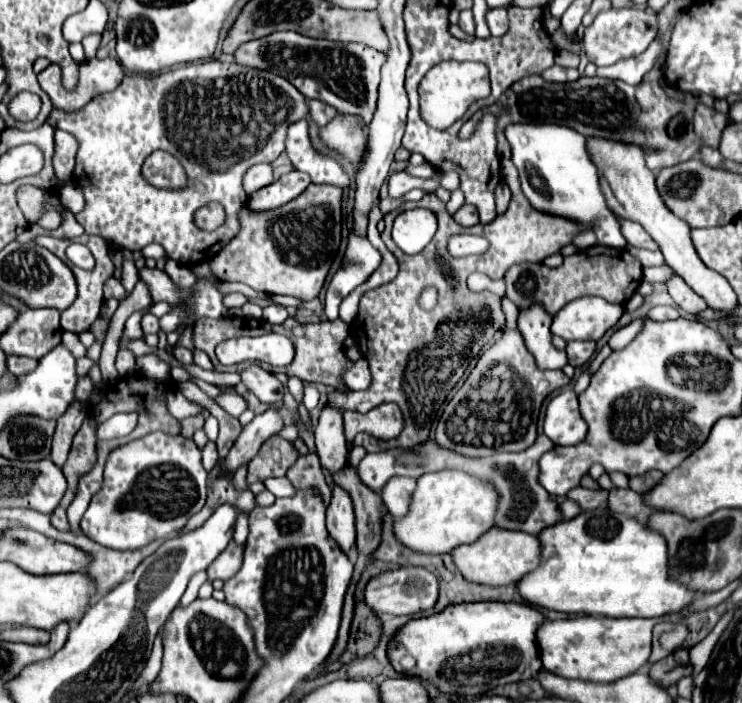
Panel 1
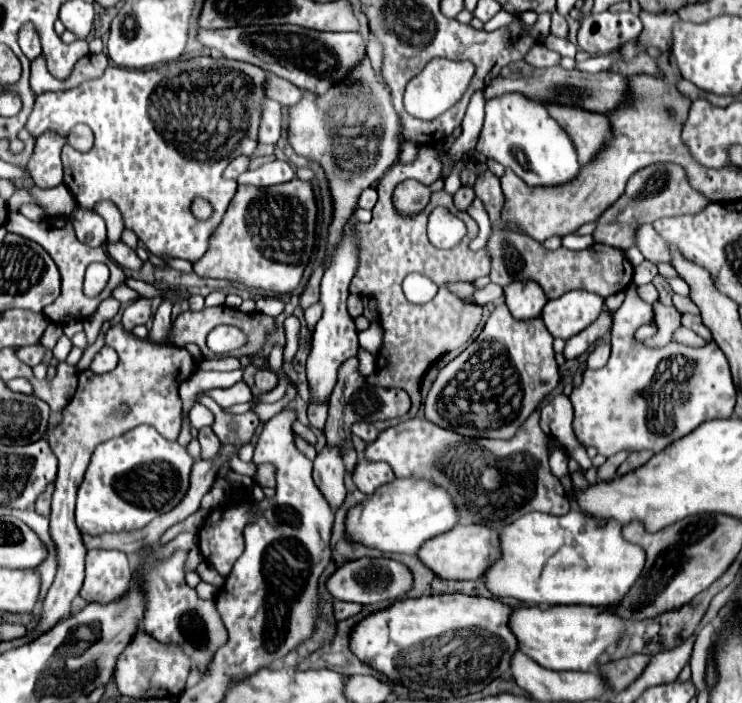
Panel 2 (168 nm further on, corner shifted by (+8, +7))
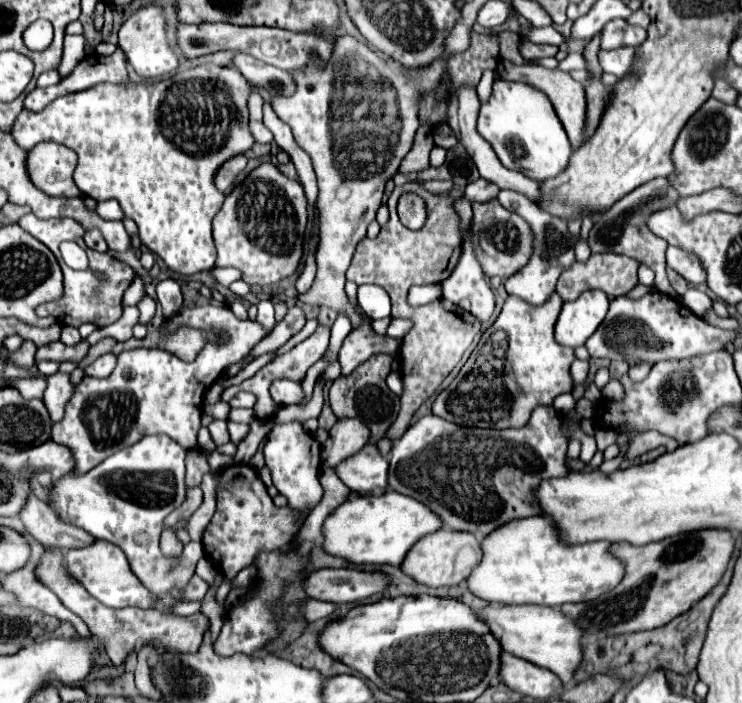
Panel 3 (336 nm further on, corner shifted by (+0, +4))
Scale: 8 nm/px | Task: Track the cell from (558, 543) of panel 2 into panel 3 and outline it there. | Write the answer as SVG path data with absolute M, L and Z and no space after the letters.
M530 516L524 520L510 520L504 528L496 528L496 532L488 534L482 544L482 562L468 576L468 590L486 600L498 604L544 604L544 606L562 606L566 602L588 602L598 598L600 594L612 590L620 584L624 576L624 564L614 558L608 548L608 542L588 542L578 546L568 546L558 540L558 530L552 528L552 522L544 516Z

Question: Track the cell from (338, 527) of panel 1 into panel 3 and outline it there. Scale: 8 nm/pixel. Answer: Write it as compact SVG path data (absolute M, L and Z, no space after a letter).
M344 418L336 420L336 424L330 428L330 436L324 442L322 448L322 460L324 466L334 468L354 452L358 452L370 438L368 426L362 420L356 418Z

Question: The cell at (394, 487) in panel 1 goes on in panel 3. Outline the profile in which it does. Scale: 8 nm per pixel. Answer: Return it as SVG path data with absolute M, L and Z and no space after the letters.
M364 444L360 452L338 464L338 478L350 488L362 494L370 494L374 486L388 486L388 460L378 452L376 444Z

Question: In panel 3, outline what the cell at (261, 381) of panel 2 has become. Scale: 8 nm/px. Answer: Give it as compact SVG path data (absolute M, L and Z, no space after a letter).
M276 380L270 388L270 394L276 404L300 404L304 402L304 390L298 382L292 380Z

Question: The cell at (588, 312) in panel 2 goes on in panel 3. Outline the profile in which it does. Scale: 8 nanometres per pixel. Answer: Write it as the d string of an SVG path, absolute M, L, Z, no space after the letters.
M586 290L574 302L564 302L556 322L556 342L578 348L594 334L608 312L608 296L602 290Z

